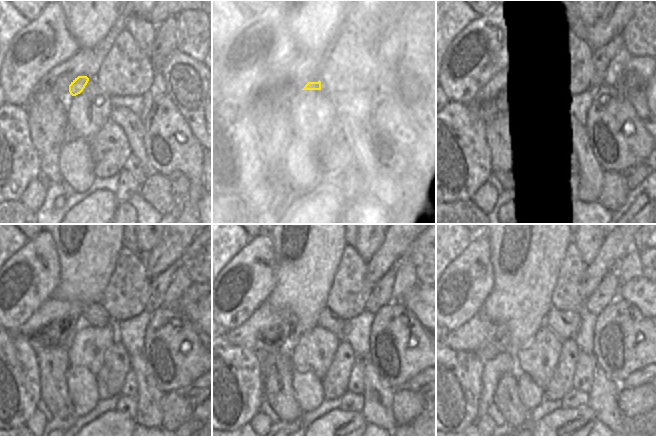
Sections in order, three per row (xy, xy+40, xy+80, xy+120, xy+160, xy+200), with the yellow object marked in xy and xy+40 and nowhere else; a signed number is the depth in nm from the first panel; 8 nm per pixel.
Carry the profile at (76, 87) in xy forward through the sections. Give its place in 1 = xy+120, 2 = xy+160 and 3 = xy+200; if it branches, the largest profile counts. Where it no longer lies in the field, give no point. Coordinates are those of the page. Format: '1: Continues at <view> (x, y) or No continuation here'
1: Continues at xy+120 (97, 316)
2: Continues at xy+160 (329, 320)
3: Continues at xy+200 (566, 324).

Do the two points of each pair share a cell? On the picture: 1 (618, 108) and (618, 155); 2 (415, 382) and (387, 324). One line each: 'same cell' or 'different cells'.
1: same cell
2: different cells

